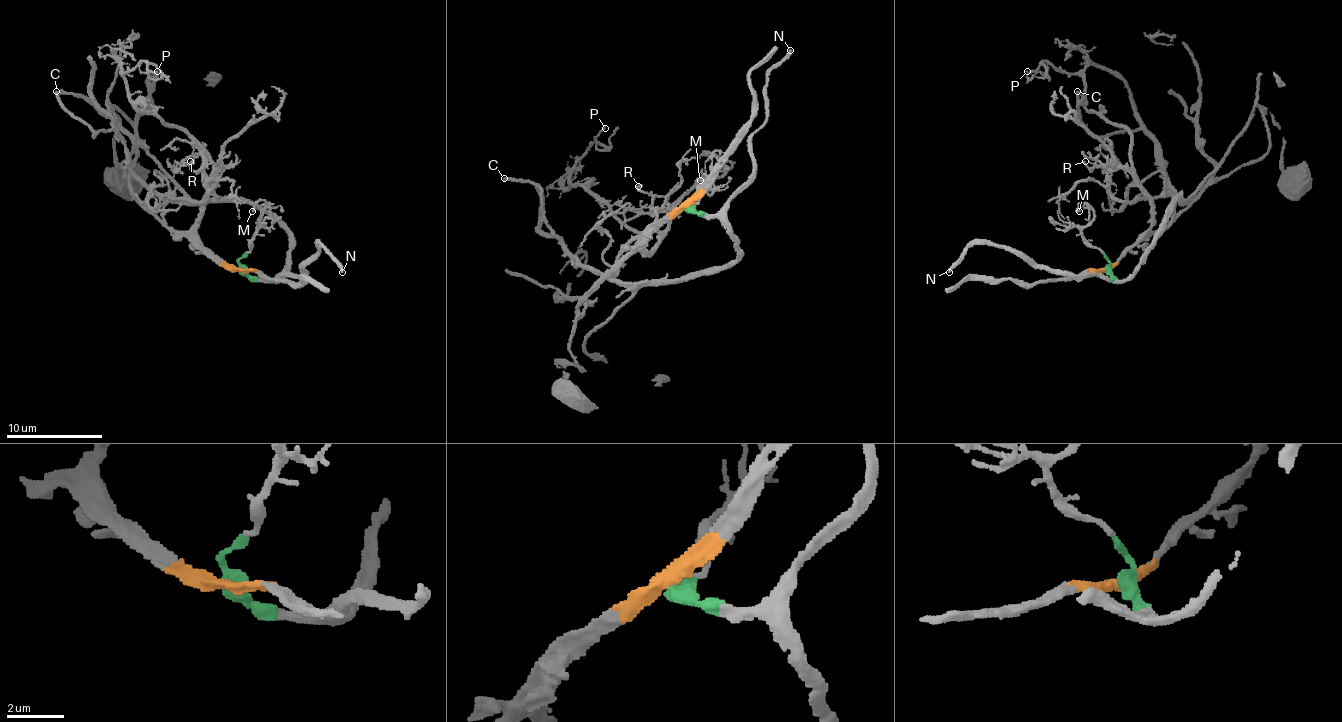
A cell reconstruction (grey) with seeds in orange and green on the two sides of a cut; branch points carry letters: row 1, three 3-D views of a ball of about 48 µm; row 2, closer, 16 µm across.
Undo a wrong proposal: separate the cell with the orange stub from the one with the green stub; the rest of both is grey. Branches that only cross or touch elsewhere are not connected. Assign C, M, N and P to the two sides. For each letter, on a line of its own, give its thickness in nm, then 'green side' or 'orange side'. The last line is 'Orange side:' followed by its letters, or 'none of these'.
C: calibre 240 nm; green side
M: calibre 140 nm; green side
N: calibre 260 nm; green side
P: calibre 160 nm; orange side
Orange side: P

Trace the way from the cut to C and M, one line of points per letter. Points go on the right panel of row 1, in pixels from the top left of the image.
C: (1106, 269), (1120, 281), (1142, 261), (1180, 196), (1156, 144), (1142, 129), (1094, 134), (1082, 122), (1077, 91)
M: (1106, 269), (1108, 259), (1082, 232), (1094, 218), (1091, 208), (1079, 201), (1079, 211)

